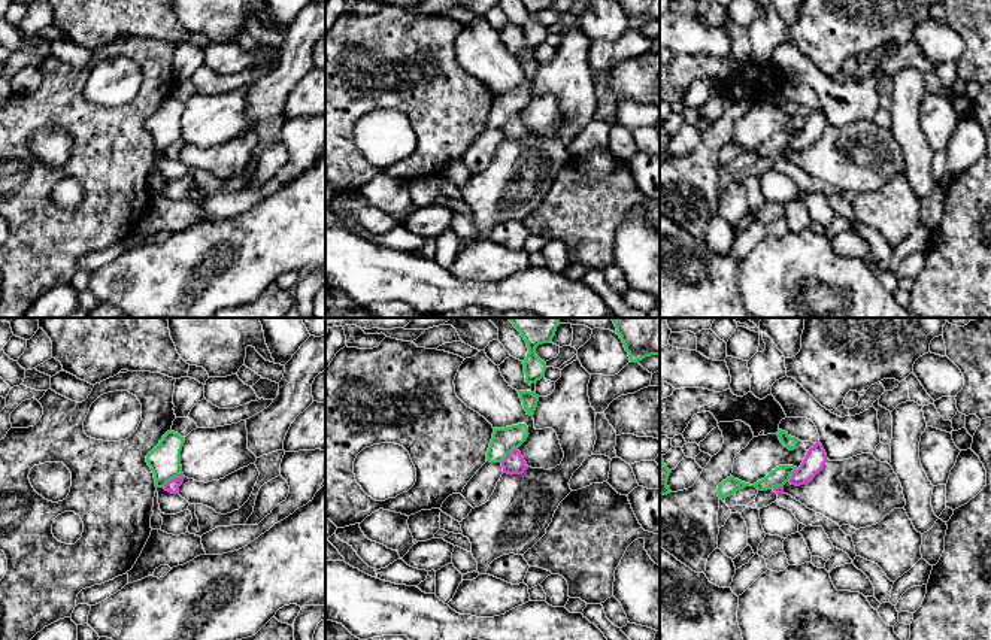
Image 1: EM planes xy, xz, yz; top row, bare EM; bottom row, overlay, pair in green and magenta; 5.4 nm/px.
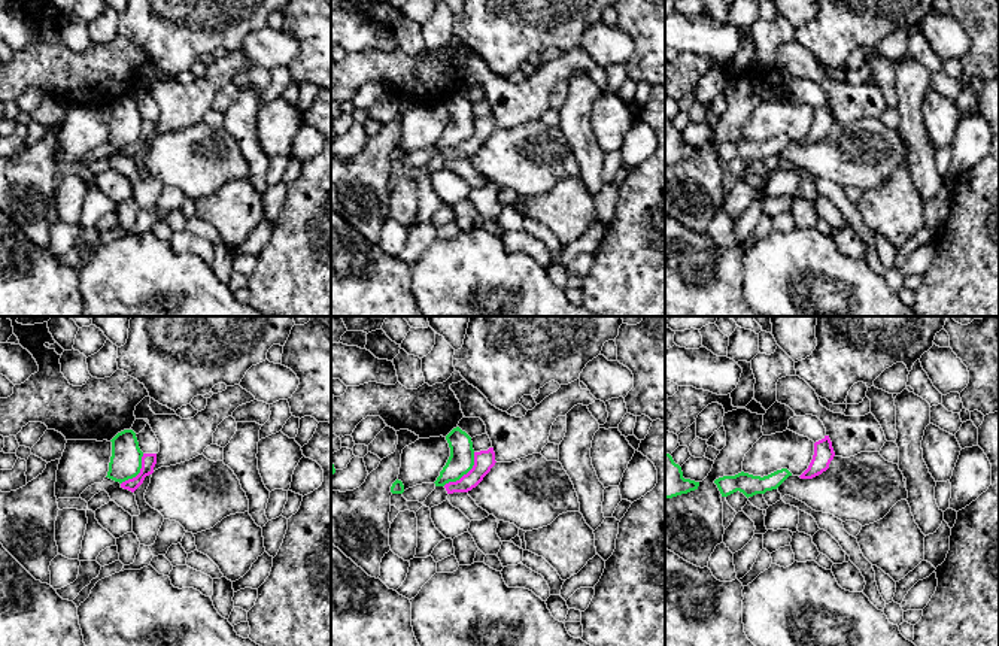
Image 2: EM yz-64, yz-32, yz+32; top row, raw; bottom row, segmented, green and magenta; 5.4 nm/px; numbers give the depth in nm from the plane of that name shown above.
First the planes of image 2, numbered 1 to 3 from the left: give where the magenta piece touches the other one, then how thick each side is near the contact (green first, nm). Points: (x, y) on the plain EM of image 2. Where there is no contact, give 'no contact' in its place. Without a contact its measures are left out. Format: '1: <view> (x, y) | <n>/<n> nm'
1: yz-64 (139, 138) | 170/80 nm
2: yz-32 (464, 139) | 140/110 nm
3: no contact

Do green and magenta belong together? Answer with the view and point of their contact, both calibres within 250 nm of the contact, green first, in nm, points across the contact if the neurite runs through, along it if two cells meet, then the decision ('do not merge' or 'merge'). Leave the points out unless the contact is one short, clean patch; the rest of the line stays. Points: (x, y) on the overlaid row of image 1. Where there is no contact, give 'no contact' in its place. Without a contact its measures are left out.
contact xy (172, 478); calibres 180 and 70 nm; border xy (182, 473), (163, 485); do not merge

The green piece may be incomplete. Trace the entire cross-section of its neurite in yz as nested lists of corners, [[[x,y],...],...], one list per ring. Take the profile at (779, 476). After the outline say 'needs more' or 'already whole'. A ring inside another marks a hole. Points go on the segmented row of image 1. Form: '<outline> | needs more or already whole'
[[[779,465],[772,470],[764,479],[758,480],[754,485],[745,483],[733,476],[727,477],[718,485],[718,497],[727,498],[737,491],[743,489],[745,486],[755,486],[758,491],[775,489],[776,486],[784,486],[791,474],[797,470],[794,465]]] | already whole

